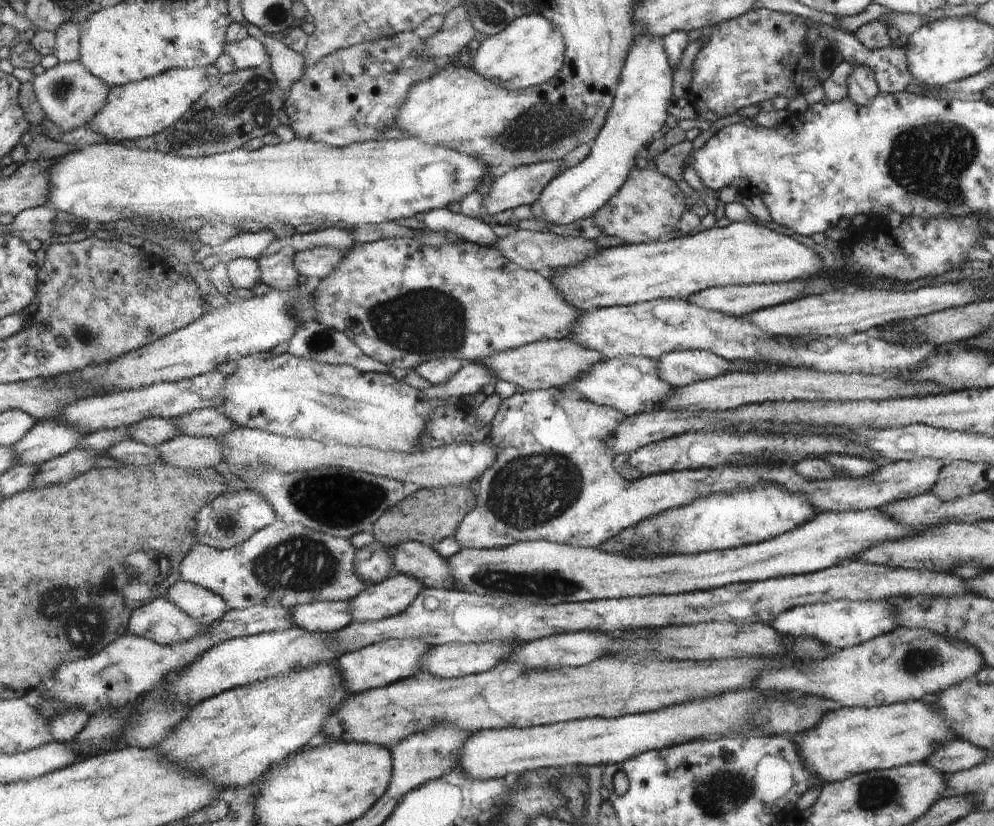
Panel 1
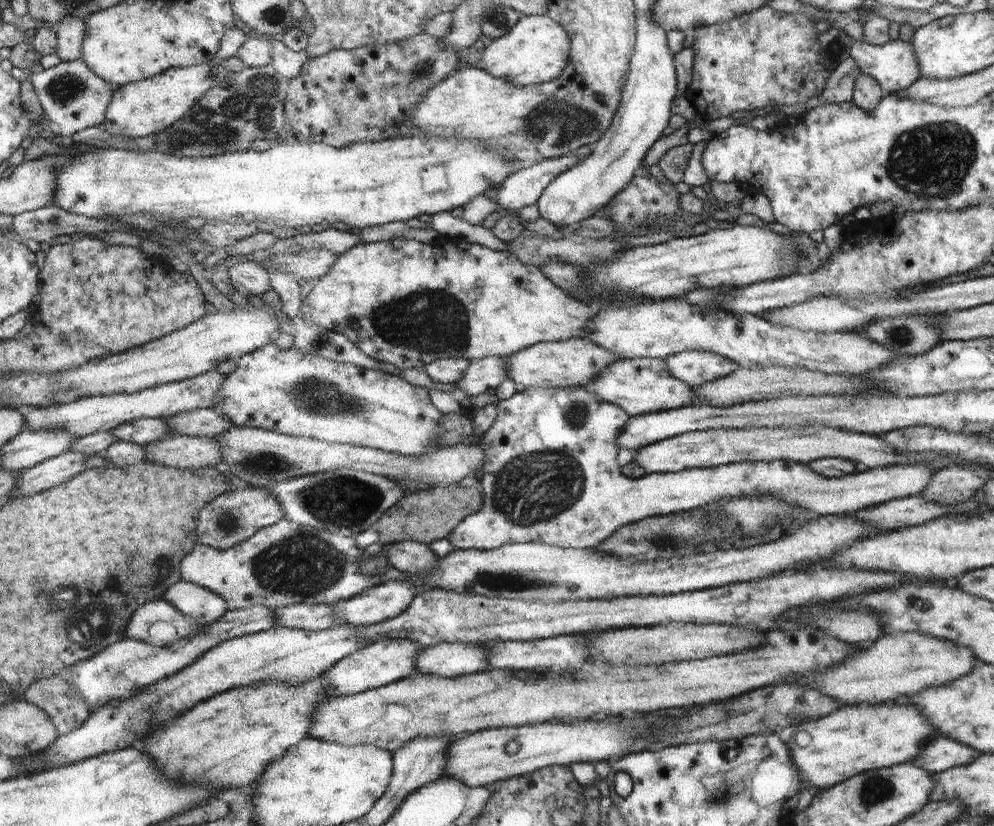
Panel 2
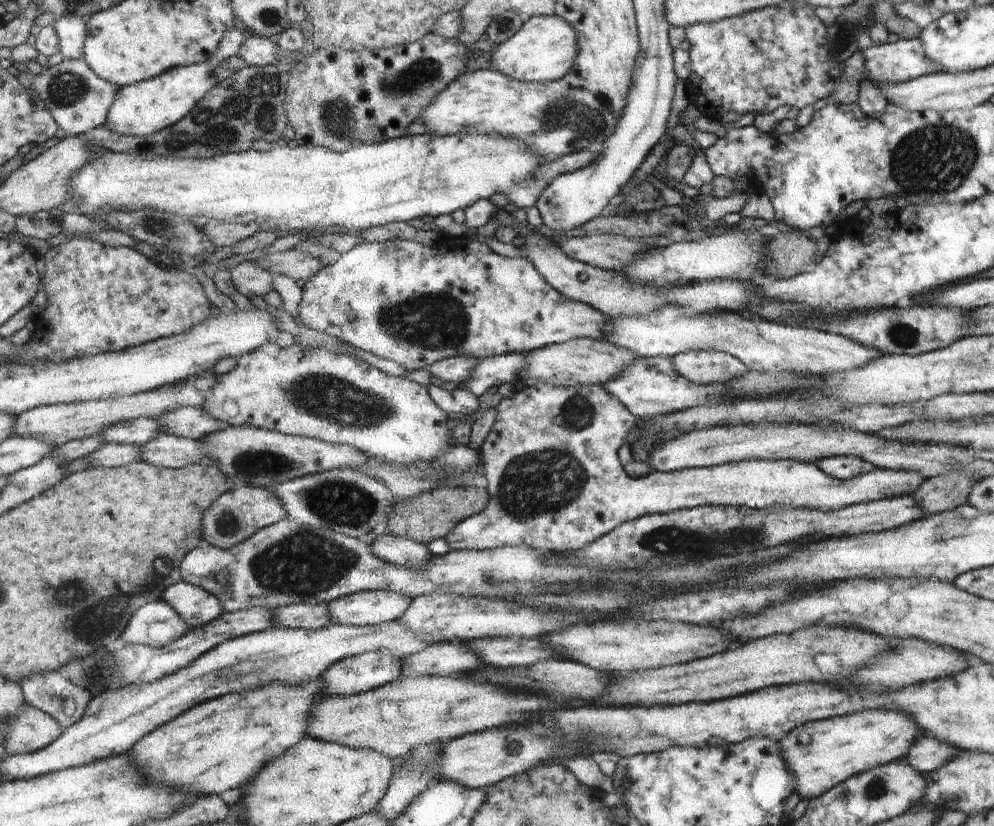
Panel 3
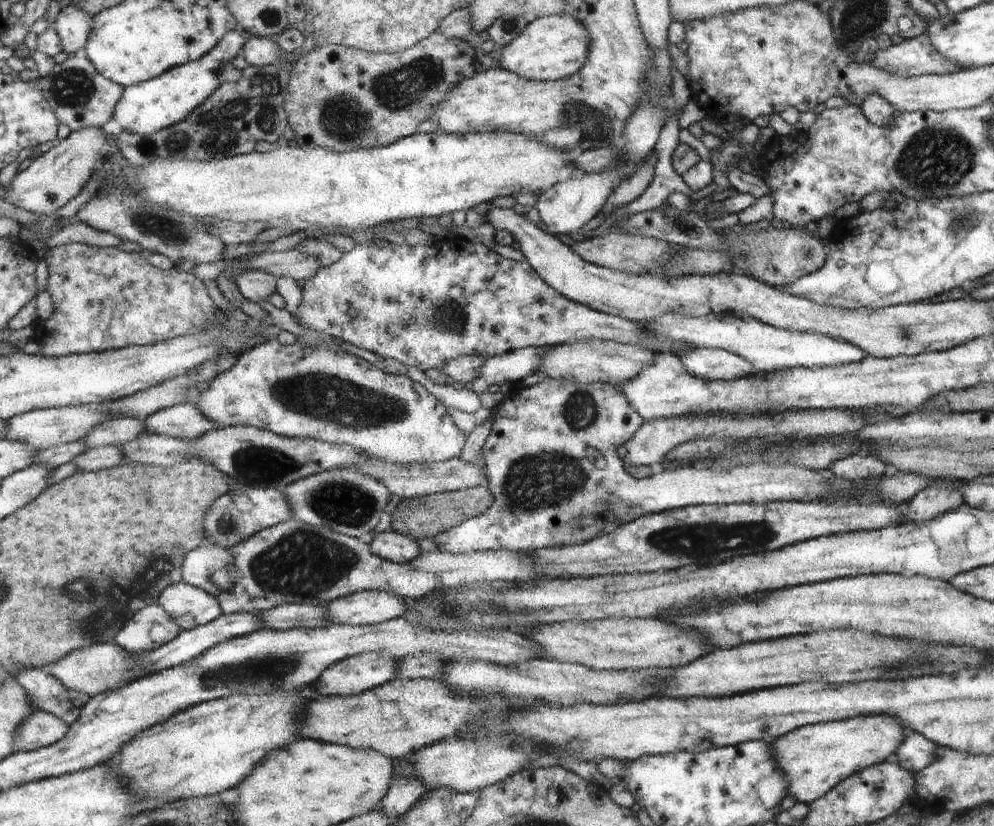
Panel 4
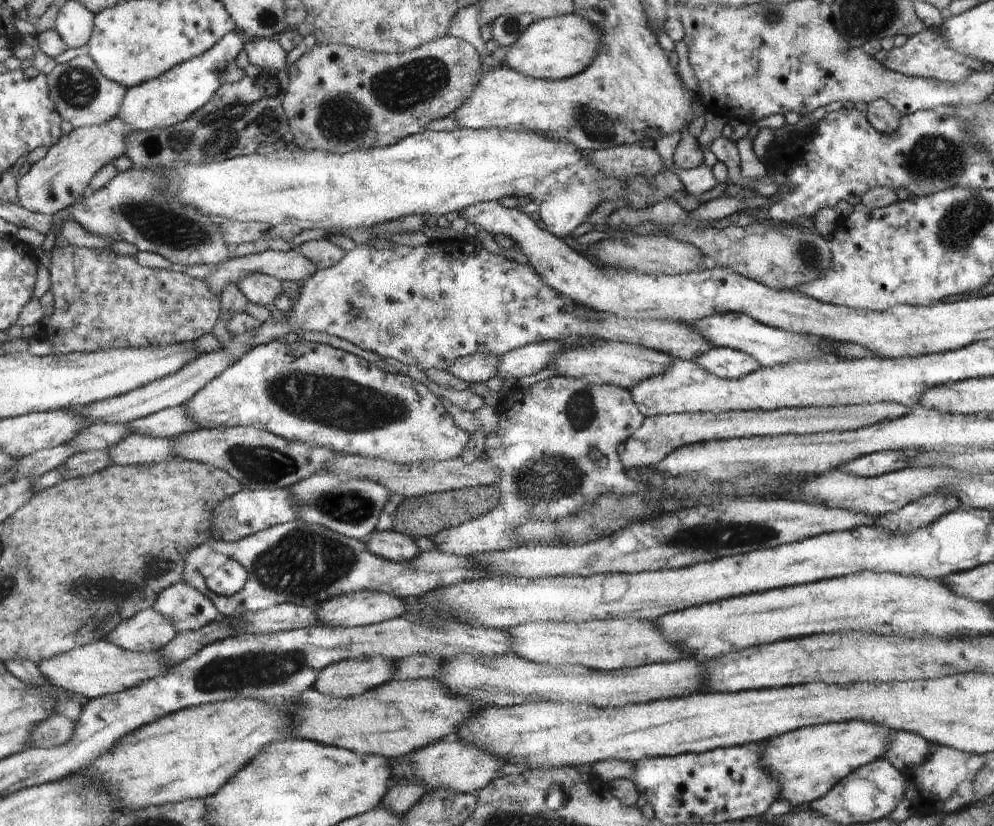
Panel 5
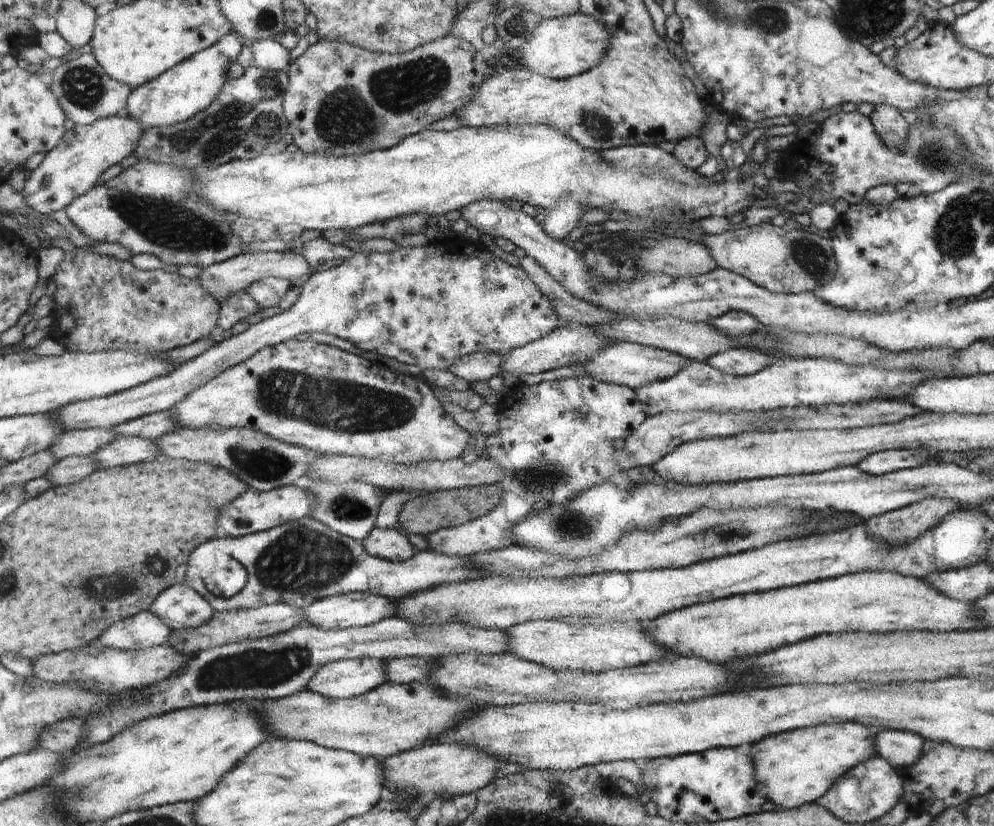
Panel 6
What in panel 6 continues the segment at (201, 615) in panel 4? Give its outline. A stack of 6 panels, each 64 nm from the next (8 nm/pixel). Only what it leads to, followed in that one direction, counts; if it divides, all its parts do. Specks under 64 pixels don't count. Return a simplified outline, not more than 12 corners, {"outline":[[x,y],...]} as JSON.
{"outline":[[184,583],[164,591],[150,612],[172,630],[212,620],[217,610]]}

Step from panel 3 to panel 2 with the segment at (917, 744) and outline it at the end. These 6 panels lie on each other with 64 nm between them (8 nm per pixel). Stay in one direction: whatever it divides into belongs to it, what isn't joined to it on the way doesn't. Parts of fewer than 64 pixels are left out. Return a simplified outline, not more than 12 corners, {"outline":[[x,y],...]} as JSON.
{"outline":[[936,736],[913,763],[932,776],[970,764],[977,751]]}

